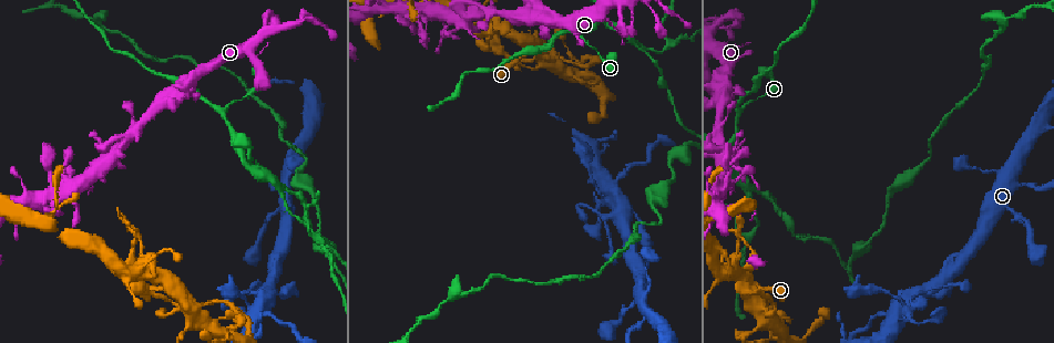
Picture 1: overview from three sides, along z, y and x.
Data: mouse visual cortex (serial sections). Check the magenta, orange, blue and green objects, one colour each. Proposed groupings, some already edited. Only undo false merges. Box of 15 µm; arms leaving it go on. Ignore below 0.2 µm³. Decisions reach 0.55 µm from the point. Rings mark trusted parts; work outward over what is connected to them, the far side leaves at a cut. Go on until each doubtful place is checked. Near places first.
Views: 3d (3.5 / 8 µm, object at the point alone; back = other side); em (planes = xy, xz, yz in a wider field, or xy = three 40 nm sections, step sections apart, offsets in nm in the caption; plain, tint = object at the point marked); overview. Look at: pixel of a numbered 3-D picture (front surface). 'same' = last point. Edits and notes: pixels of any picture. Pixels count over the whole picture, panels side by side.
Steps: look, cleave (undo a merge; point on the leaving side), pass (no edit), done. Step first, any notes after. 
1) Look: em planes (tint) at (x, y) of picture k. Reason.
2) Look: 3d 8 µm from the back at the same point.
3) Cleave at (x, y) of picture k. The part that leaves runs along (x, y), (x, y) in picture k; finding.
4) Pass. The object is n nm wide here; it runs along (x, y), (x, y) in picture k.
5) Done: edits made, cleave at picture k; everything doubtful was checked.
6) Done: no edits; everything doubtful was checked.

Look: 3d 3.5 µm at (904, 307) of picture 1. Looks like a crossing.

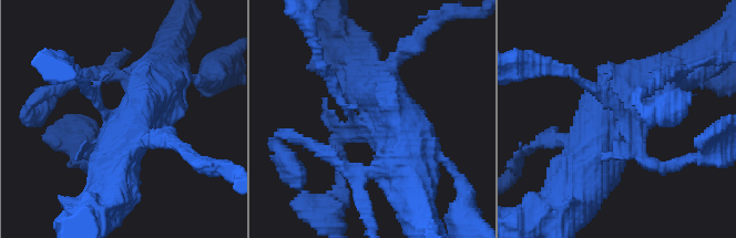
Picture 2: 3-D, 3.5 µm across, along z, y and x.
Look: em planes (tint) at (371, 126) of picture 2.

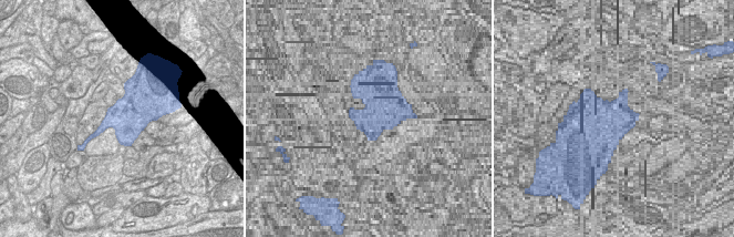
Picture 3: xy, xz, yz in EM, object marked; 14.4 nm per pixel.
Cleave at (341, 102) of picture 2. Two cells meet here.

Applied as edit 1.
Look: 3d 8 µm from the back at (581, 35) of picture 1. Thick turns thin.

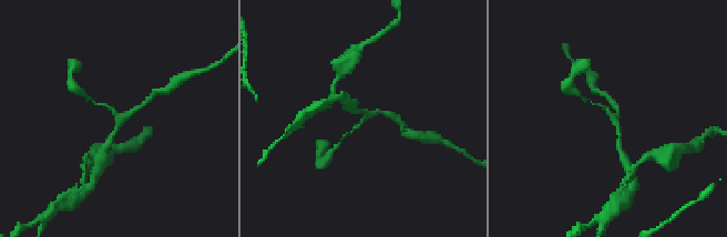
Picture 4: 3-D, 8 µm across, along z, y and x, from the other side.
Look: em xy step 1 (tint) at (116, 118) of picture 4.

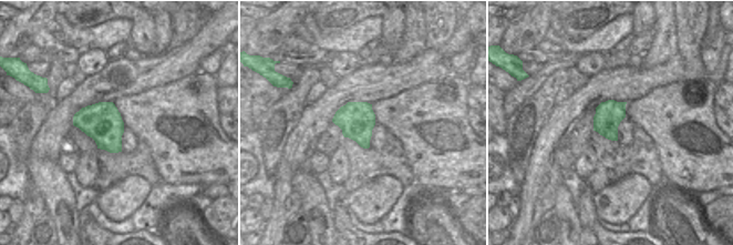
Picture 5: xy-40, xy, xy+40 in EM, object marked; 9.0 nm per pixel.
Pass. It runs along (594, 103), (612, 115), (618, 145) in picture 4; continuous, no second cell.

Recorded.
Look: 3d 8 µm at (244, 163) of picture 1. Three-way junction.

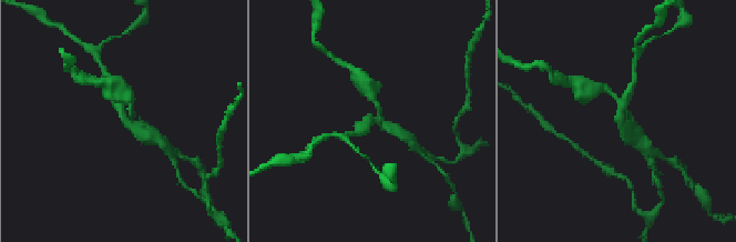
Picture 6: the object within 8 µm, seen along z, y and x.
Look: em xy step 2 (tint) at (624, 119) of picture 6.

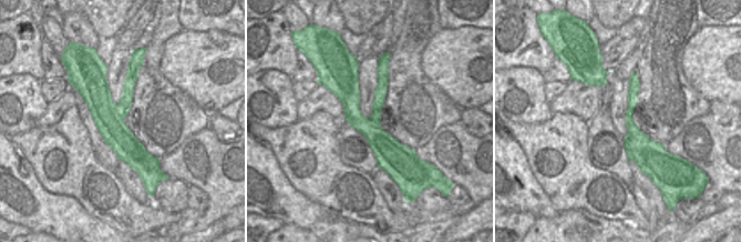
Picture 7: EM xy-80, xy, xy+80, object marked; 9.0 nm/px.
Cleave at (671, 161) of picture 6. 3 arms meet here; the arms are 150, 250, 300 nm wide; the part that leaves runs along (654, 151), (684, 172) in picture 6; a second cell is stuck on.

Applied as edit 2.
Look: 3d 3.5 µm at (748, 191) of picture 1. Sudden change in width.

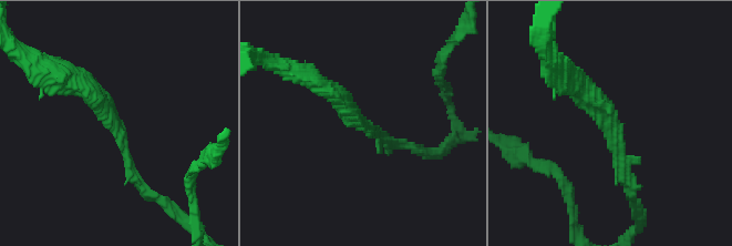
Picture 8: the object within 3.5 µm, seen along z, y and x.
Pass. It runs along (75, 80), (116, 124), (143, 188) in picture 8; one cell here.

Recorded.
Look: 3d 3.5 µm at (751, 236) of picture 1.

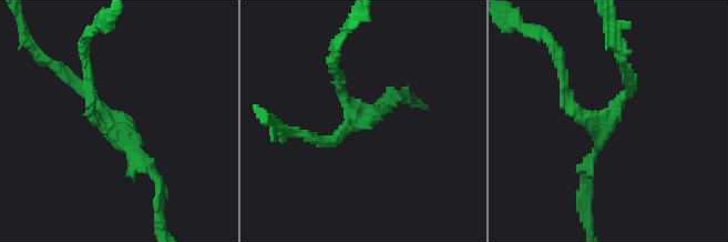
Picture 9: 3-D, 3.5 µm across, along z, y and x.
Look: em xy step 3 (tint) at (110, 121) of picture 9. 3 arms meet here; the arms are 150, 150, 150 nm wide; shape alone is not enough.

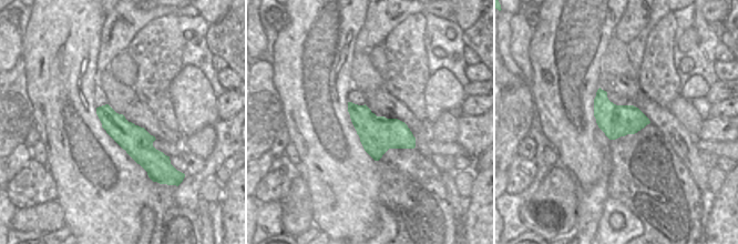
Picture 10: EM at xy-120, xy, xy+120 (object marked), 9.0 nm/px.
Pass. It runs along (64, 71), (156, 177) in picture 9; one cell here.

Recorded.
Look: 3d 3.5 µm at (138, 236) of picture 1. Sharp bend.

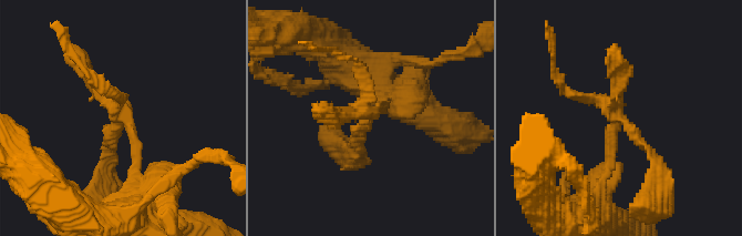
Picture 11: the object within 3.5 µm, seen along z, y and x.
Look: em xy step 1 (tint) at (128, 117) of picture 11. Shape alone is not enough.

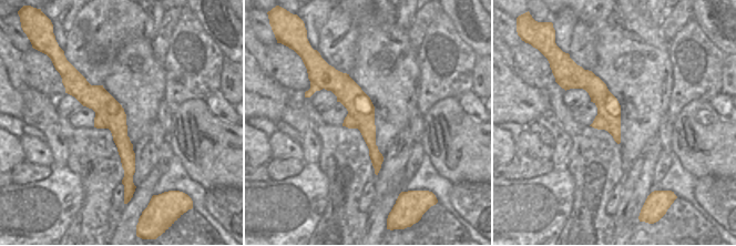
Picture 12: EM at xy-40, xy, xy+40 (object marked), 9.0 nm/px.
Pass. Continuous, no second cell.

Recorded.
Done: edits made, cleave at picture 2, cleave at picture 6; everything doubtful was checked.

